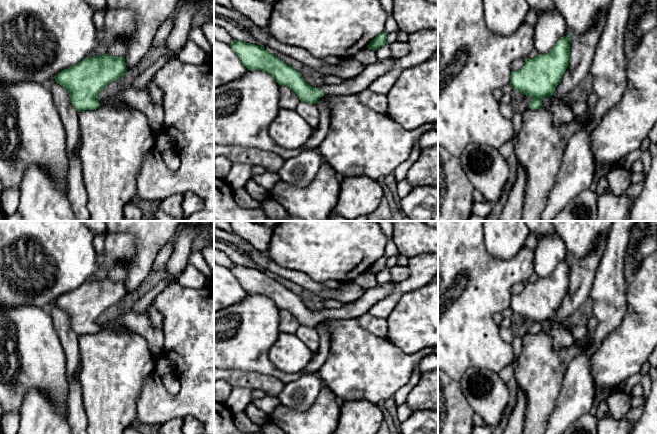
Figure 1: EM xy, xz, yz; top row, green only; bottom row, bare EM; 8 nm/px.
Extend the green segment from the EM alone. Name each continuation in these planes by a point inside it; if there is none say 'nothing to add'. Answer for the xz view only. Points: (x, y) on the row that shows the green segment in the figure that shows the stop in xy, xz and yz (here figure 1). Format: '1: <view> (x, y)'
1: xz (353, 86)

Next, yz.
nothing to add

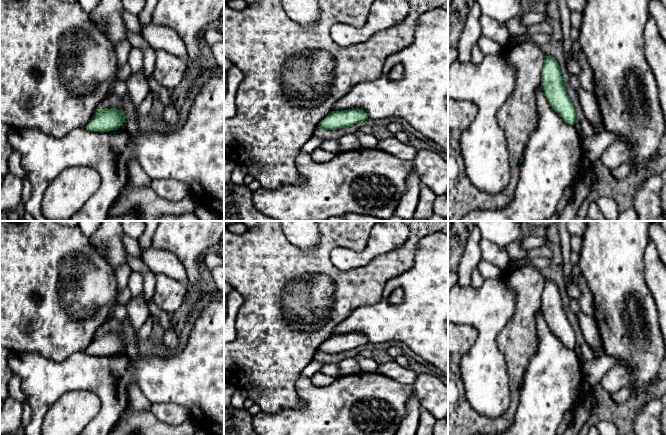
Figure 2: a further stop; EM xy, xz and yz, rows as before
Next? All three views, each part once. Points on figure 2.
nothing to add

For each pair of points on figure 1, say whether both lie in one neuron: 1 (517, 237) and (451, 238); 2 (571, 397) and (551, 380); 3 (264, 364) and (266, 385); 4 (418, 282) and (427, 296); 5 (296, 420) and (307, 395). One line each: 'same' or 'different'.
1: different
2: different
3: different
4: different
5: different

